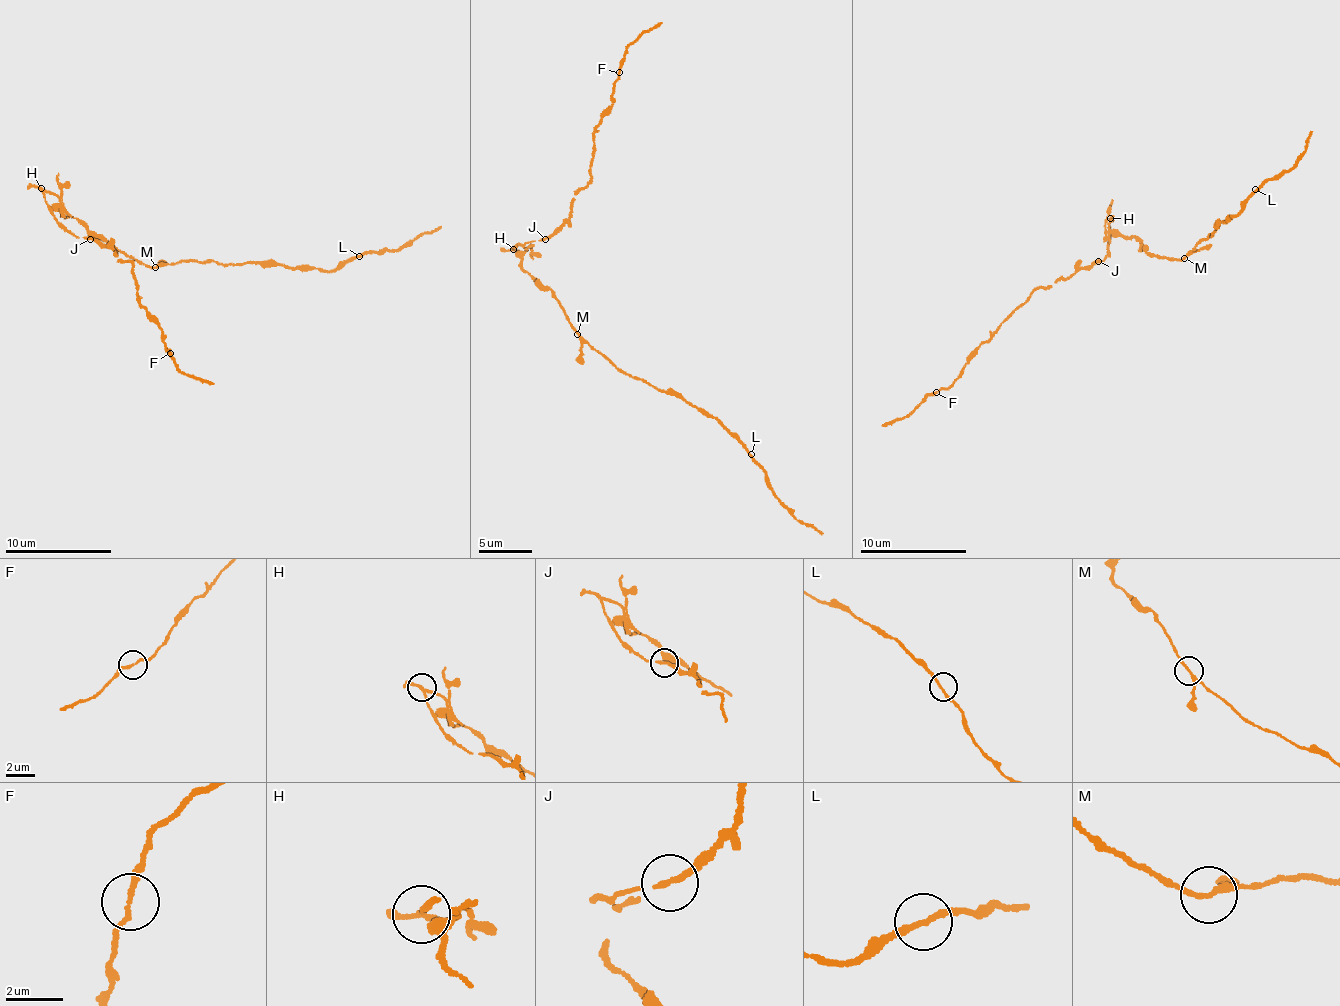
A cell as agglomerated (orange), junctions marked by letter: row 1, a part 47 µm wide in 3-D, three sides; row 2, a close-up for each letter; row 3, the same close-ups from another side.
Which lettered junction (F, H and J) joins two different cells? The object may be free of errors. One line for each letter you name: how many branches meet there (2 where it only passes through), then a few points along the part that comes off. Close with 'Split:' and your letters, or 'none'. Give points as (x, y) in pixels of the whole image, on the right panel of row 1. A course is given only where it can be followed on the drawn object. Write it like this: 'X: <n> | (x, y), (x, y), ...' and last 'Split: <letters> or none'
H: 3 | (1111, 219), (1108, 226), (1148, 254), (1186, 257), (1215, 223), (1241, 213), (1266, 182), (1294, 168), (1311, 130)
Split: H

